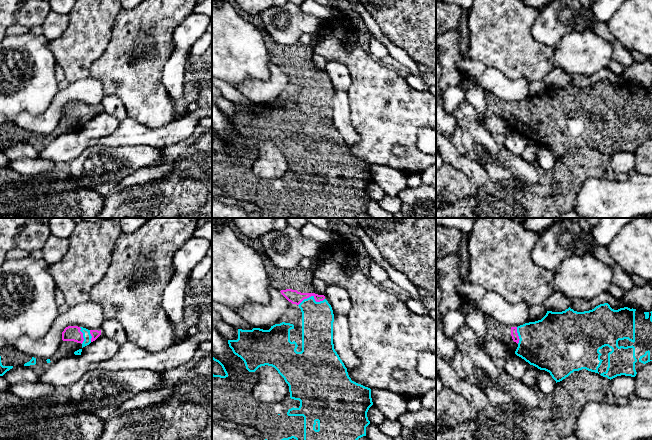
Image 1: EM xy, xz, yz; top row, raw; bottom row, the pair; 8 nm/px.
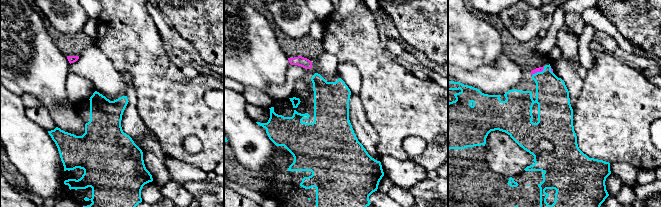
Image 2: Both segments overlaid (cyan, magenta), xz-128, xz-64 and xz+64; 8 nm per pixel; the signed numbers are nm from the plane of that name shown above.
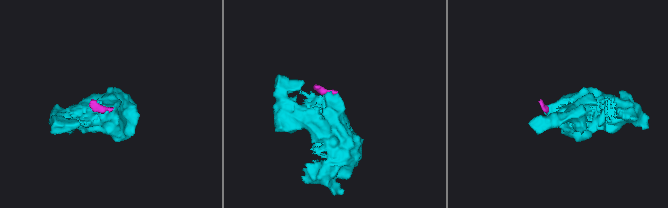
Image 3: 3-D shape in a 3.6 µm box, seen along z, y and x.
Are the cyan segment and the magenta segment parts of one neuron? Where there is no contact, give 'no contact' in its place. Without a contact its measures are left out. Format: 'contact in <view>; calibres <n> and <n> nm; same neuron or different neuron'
contact in xz; calibres 260 and 110 nm; same neuron

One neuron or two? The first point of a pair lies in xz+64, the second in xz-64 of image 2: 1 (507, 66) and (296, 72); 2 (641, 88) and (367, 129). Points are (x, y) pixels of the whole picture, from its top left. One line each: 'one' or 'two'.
1: one
2: two

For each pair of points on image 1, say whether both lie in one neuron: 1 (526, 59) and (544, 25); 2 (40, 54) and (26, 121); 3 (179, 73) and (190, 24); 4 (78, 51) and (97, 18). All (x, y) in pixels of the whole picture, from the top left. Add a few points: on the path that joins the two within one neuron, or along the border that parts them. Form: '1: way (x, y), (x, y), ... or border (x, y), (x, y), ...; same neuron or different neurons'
1: border (537, 16), (532, 36), (552, 46); different neurons
2: border (50, 103), (40, 113), (21, 112), (13, 122); different neurons
3: way (179, 61), (184, 36); same neuron
4: way (82, 43), (88, 34), (90, 26); same neuron

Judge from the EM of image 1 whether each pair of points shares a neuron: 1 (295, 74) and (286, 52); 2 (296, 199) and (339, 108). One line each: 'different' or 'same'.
1: same
2: different

